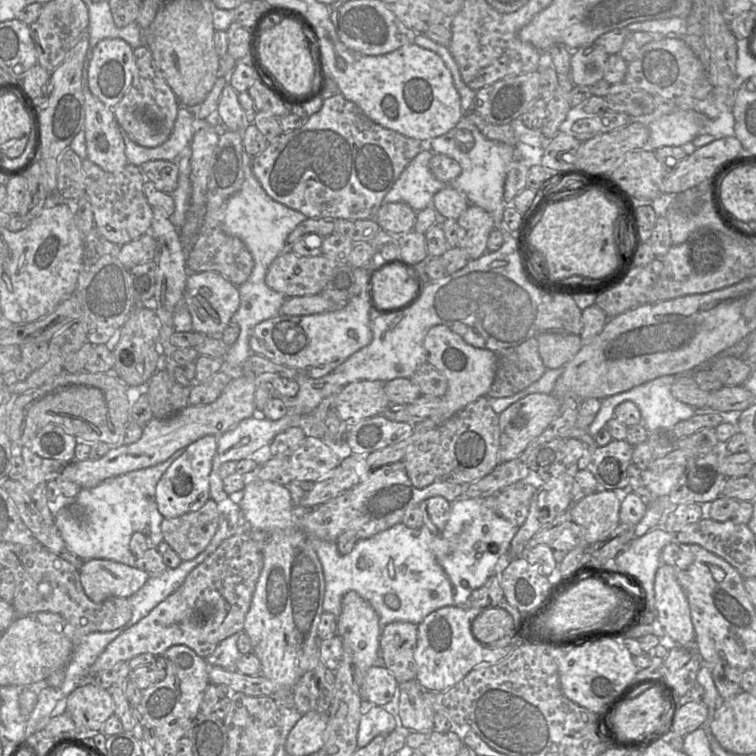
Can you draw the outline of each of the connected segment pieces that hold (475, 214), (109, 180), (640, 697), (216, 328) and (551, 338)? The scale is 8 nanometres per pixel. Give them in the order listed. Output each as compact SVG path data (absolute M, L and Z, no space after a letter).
M470 204L457 221L458 247L465 250L470 259L485 254L488 238L495 229L492 216L482 208Z
M88 158L83 159L85 193L91 202L94 226L110 242L123 246L150 233L153 207L149 204L143 185L146 180L141 168L128 163L120 172L107 172Z
M653 687L614 704L605 721L613 738L630 740L654 730L663 710L664 701L659 690Z
M205 271L188 275L184 302L192 317L193 331L202 332L207 336L220 337L240 306L240 296L238 286L220 273Z
M539 332L538 350L546 369L557 369L569 363L583 346L580 335L567 332Z

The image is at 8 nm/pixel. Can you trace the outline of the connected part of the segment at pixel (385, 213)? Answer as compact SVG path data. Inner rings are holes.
M383 203L376 213L375 221L381 229L401 236L414 230L416 215L417 212L406 203Z

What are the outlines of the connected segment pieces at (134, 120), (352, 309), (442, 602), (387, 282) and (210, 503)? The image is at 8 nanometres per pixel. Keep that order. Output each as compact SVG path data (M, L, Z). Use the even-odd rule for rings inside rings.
M146 45L135 48L134 56L132 85L121 101L112 109L119 125L127 132L132 141L145 147L157 147L171 135L180 102L167 83L150 49Z
M354 268L353 294L340 309L304 316L279 314L257 324L250 336L253 353L262 355L272 362L293 368L310 378L321 378L342 364L352 354L369 345L373 339L372 313L367 295L368 271Z
M461 497L452 503L449 520L439 535L431 533L424 526L411 529L400 522L370 538L358 540L352 551L346 555L338 552L336 542L311 538L311 544L324 573L323 611L338 618L342 611L344 595L355 591L375 610L379 617L379 625L383 629L393 622L409 622L418 625L426 616L442 607L466 606L472 591L483 586L493 573L499 571L500 565L512 559L509 557L509 549L518 528L487 506L486 499ZM361 557L364 557L367 562L366 569L358 566ZM431 590L437 592L436 598L430 597ZM388 594L394 594L399 598L398 609L394 610L386 605L385 596Z
M398 264L386 266L372 280L374 301L379 308L406 302L415 291L415 283L407 271Z
M210 498L197 511L164 518L161 524L163 541L177 553L181 561L190 561L210 543L218 523L217 504Z

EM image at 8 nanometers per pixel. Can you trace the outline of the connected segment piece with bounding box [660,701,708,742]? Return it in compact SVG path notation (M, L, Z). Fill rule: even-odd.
M676 701L676 702L677 702L677 707L672 716L670 728L669 728L668 732L665 735L663 735L660 740L665 740L665 741L669 742L669 740L671 738L674 738L675 736L684 737L685 735L700 728L708 716L707 706L703 702L689 701L689 702L681 705L680 707L678 707L678 701Z

